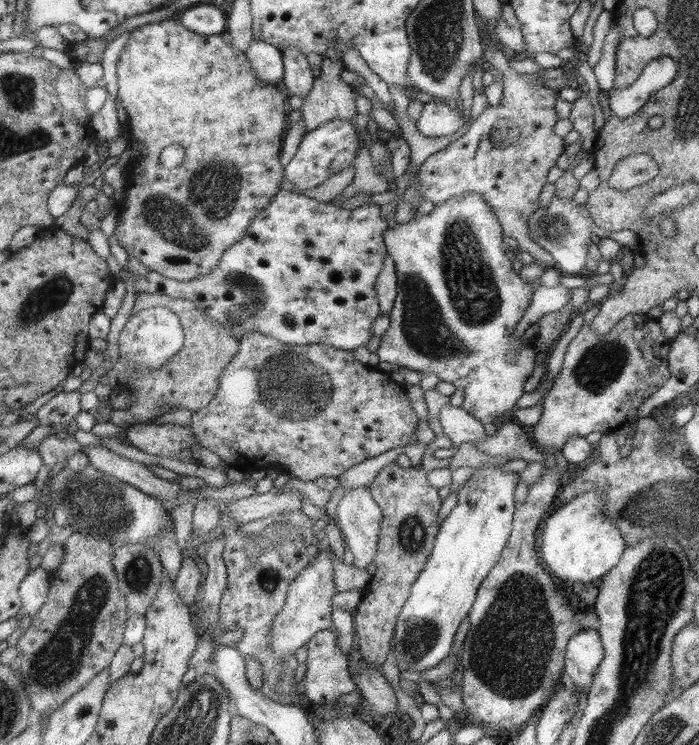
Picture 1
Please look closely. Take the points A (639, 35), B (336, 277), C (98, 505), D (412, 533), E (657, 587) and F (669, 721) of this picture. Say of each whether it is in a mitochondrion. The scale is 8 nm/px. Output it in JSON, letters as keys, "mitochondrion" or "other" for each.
{"A":"other","B":"other","C":"mitochondrion","D":"mitochondrion","E":"mitochondrion","F":"mitochondrion"}

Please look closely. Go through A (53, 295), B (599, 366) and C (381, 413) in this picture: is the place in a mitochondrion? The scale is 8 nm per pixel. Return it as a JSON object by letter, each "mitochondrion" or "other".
{"A":"mitochondrion","B":"mitochondrion","C":"other"}

